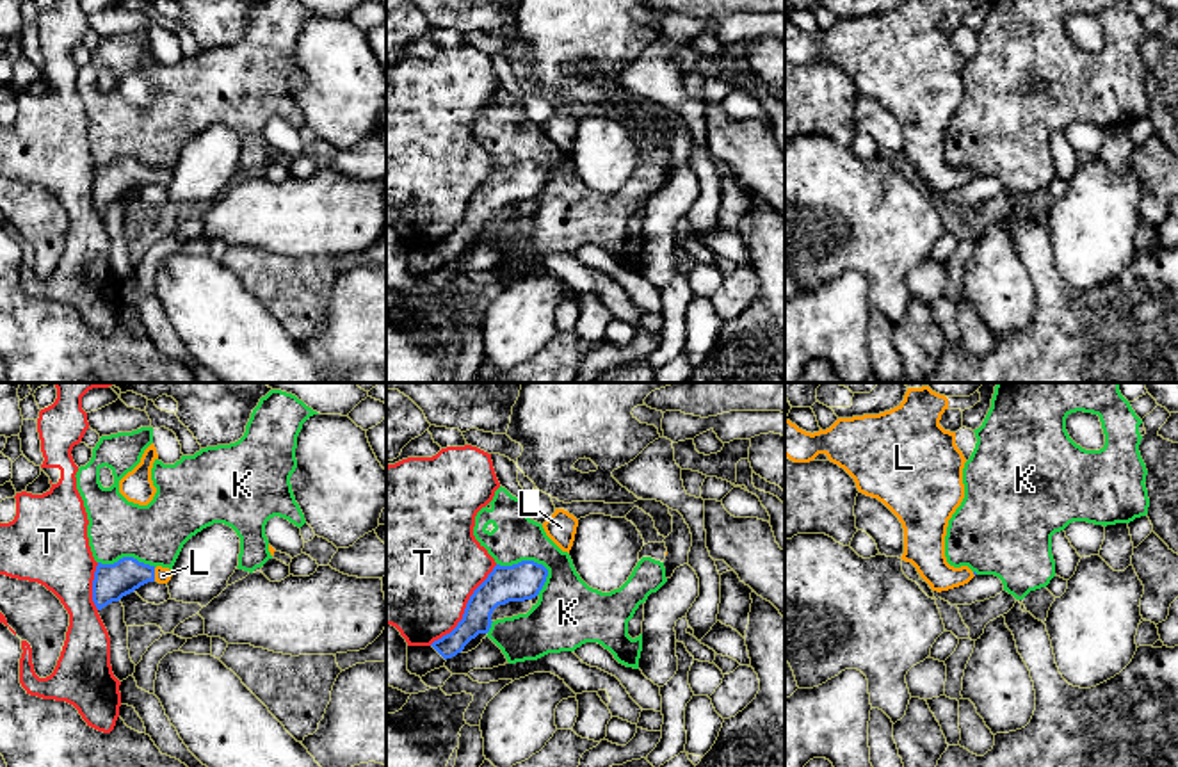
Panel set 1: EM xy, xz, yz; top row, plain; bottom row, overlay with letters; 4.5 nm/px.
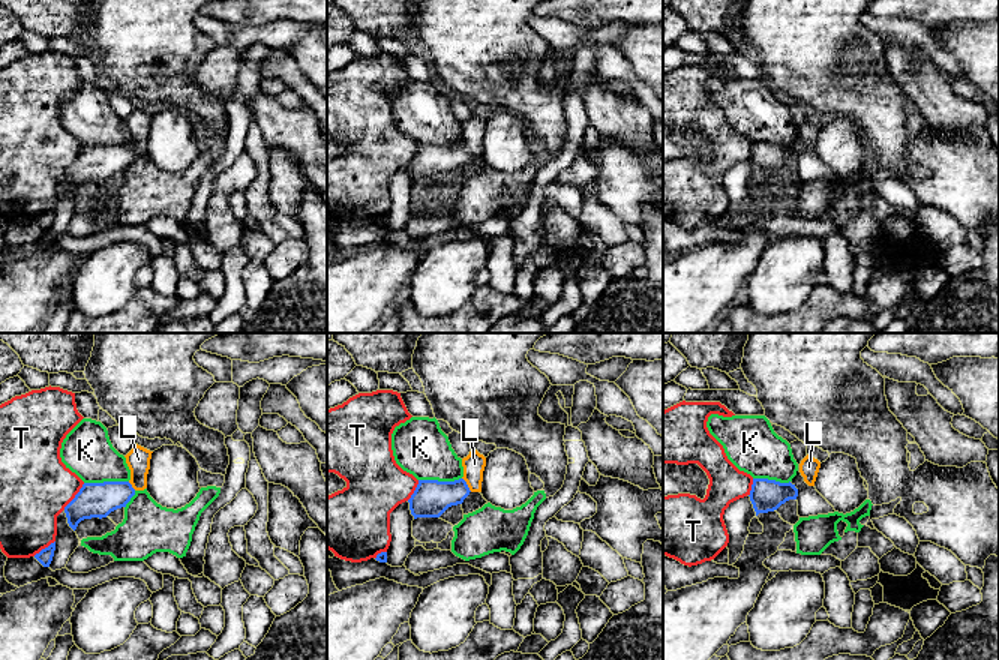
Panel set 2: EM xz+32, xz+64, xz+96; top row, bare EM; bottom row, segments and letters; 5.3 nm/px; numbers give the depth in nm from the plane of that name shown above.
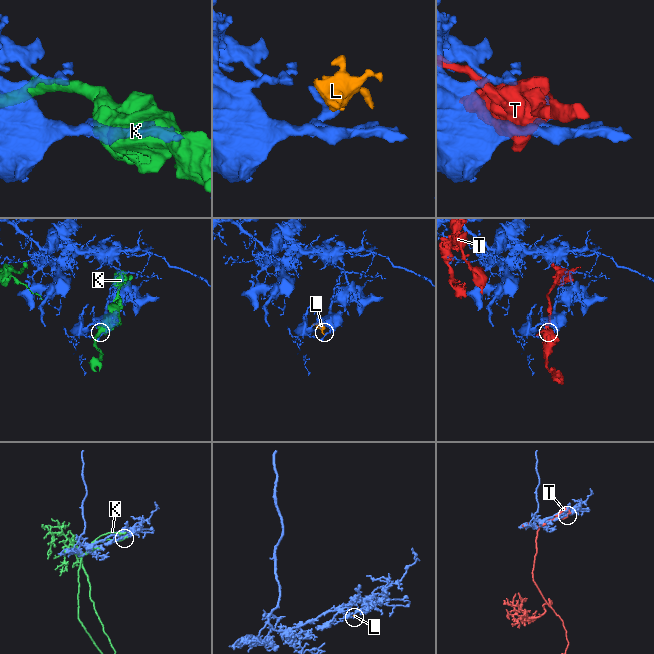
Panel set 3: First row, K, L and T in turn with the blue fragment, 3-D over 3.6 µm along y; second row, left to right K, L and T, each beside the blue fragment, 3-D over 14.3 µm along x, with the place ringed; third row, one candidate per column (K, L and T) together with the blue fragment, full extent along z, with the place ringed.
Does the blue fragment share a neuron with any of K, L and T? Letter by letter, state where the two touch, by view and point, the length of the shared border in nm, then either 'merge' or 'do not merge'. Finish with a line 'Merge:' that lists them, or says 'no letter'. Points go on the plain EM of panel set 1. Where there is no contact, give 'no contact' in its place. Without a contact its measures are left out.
K: meets blue in xz at (525, 162); contact 240 nm long; do not merge
L: meets blue in xy at (153, 177); contact 60 nm long; merge
T: meets blue in xz at (465, 210); contact 480 nm long; do not merge
Merge: L

